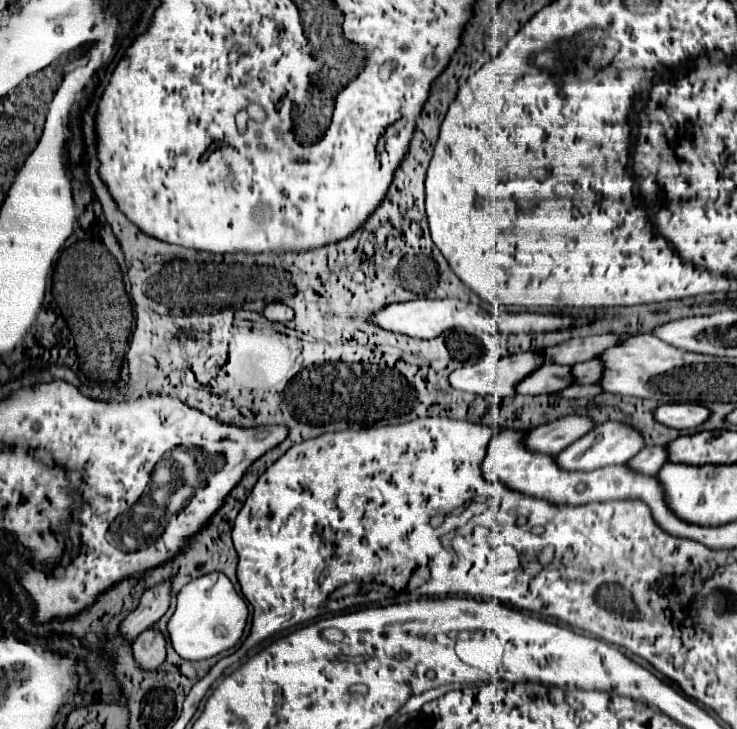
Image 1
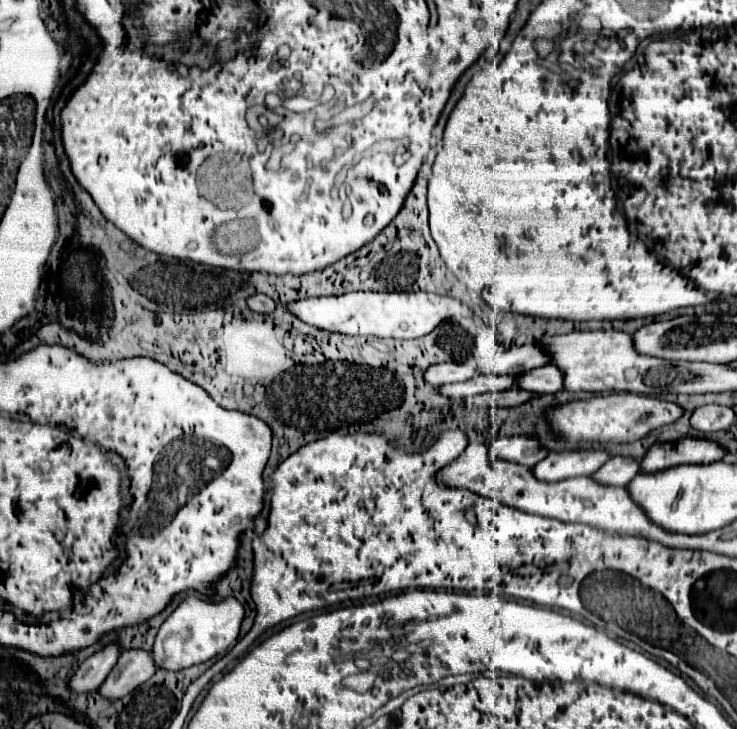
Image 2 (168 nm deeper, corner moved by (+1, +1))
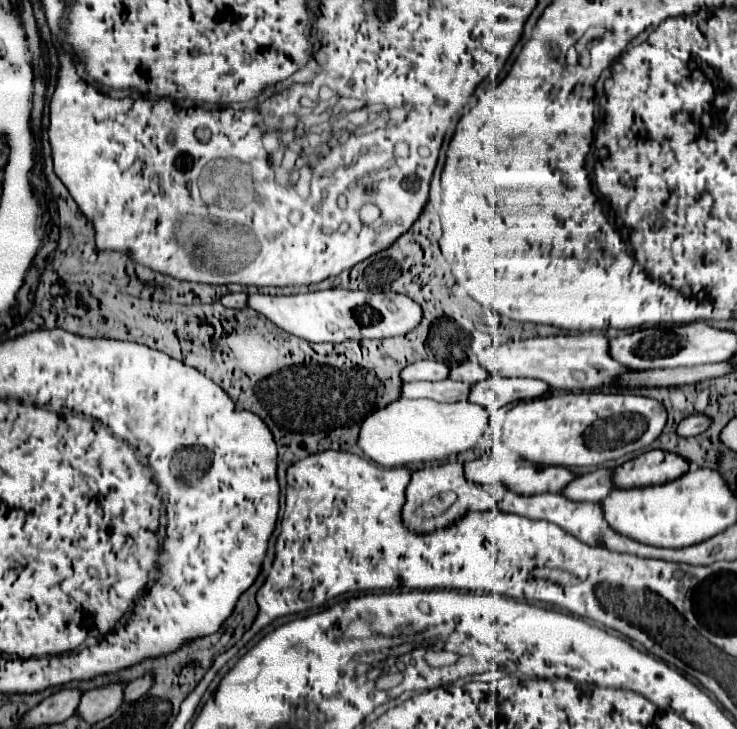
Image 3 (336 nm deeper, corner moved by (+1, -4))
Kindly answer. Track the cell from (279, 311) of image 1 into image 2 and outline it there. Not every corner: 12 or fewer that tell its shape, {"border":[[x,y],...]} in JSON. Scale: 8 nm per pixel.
{"border":[[252,295],[248,307],[256,313],[274,313],[276,303],[266,295]]}

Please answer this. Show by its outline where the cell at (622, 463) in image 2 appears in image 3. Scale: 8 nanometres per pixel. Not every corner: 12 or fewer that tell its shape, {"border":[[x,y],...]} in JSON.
{"border":[[610,468],[578,476],[562,488],[574,502],[600,502],[614,490]]}

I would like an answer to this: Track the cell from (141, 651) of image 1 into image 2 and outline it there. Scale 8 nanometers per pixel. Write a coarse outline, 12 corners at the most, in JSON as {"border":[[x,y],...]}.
{"border":[[144,649],[122,651],[100,685],[108,699],[120,699],[156,673]]}

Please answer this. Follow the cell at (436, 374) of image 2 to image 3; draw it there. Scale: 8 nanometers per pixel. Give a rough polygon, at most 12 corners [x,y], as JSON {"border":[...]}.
{"border":[[420,360],[400,372],[402,382],[448,378],[442,362]]}

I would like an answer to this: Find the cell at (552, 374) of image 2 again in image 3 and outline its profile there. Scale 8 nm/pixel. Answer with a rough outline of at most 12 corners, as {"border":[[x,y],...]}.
{"border":[[488,376],[466,400],[498,410],[548,392],[542,380]]}

